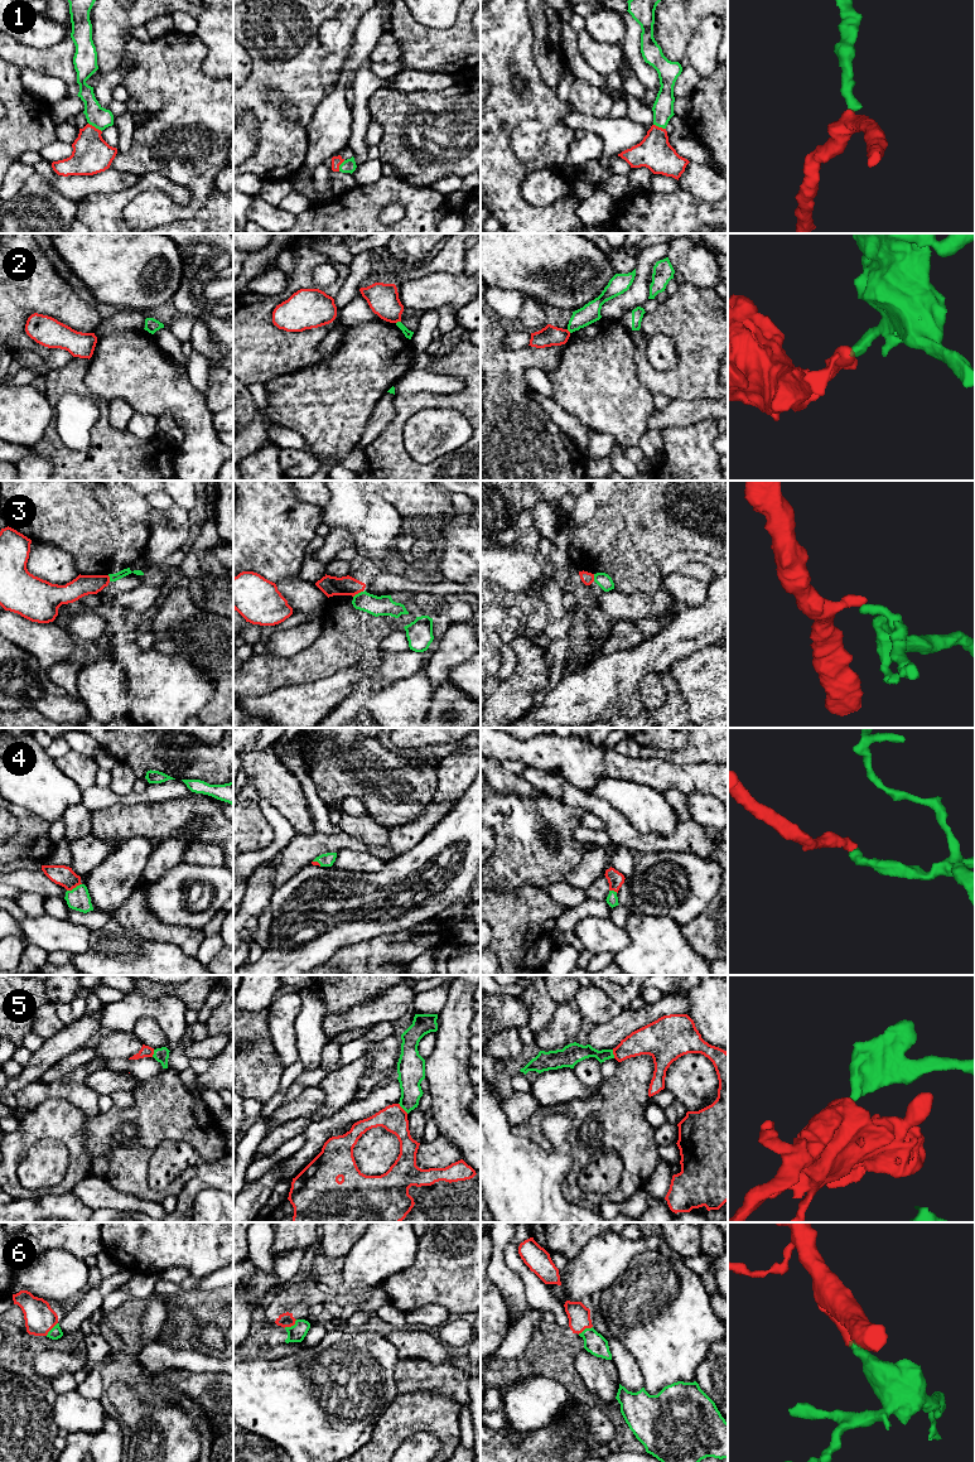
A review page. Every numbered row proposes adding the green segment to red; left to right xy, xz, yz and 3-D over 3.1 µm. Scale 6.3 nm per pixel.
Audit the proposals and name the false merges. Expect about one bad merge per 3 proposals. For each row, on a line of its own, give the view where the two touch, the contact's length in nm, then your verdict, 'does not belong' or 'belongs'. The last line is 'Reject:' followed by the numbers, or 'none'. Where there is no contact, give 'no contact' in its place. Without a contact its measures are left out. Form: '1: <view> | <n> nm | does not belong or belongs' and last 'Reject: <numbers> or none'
1: xy | 110 nm | belongs
2: xz | 40 nm | does not belong
3: xz | 80 nm | does not belong
4: xy | 110 nm | belongs
5: xz | 90 nm | does not belong
6: xz | 100 nm | belongs
Reject: 2, 3, 5

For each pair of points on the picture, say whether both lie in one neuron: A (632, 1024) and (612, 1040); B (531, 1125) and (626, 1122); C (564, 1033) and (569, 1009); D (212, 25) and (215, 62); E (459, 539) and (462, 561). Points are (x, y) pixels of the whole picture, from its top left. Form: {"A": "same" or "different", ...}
{"A": "same", "B": "same", "C": "same", "D": "same", "E": "same"}

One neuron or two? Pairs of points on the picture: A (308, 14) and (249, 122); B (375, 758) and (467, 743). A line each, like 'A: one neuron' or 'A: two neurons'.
A: two neurons
B: two neurons

